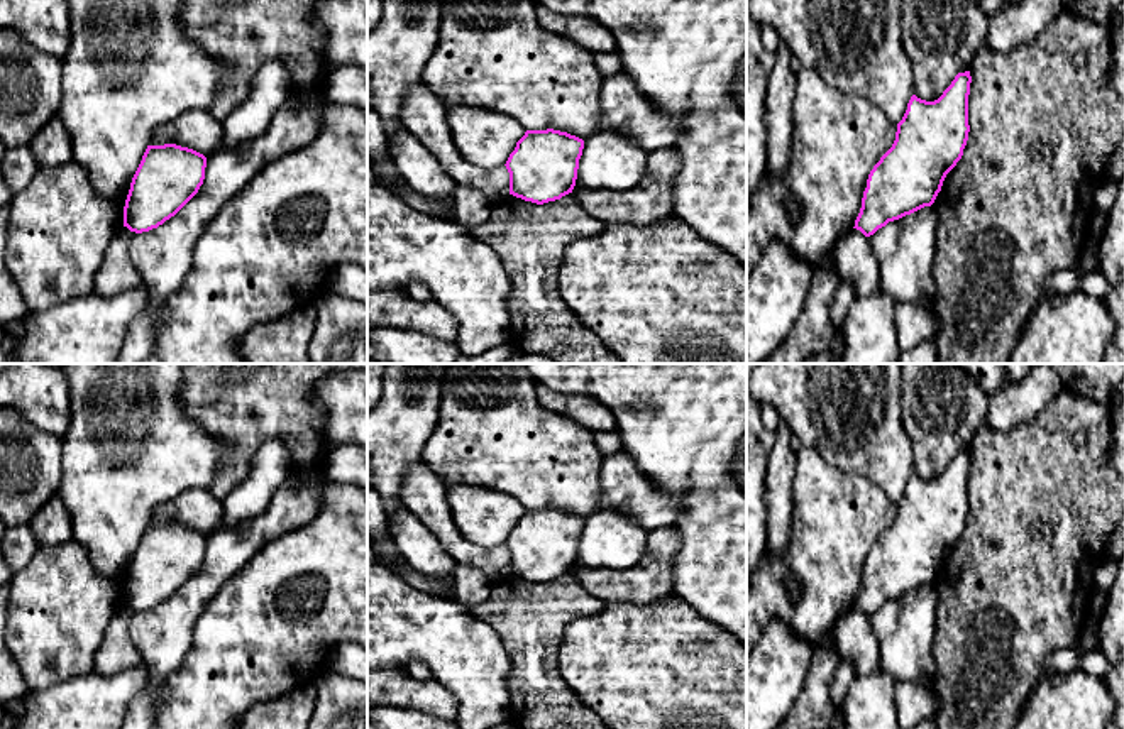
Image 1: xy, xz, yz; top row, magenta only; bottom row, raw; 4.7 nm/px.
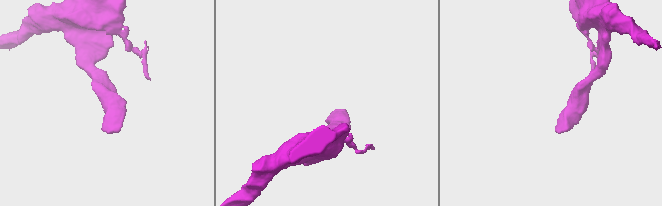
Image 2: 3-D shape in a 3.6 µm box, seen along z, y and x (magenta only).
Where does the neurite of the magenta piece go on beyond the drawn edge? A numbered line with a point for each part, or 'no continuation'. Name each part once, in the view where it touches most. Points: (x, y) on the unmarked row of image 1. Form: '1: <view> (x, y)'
no continuation

